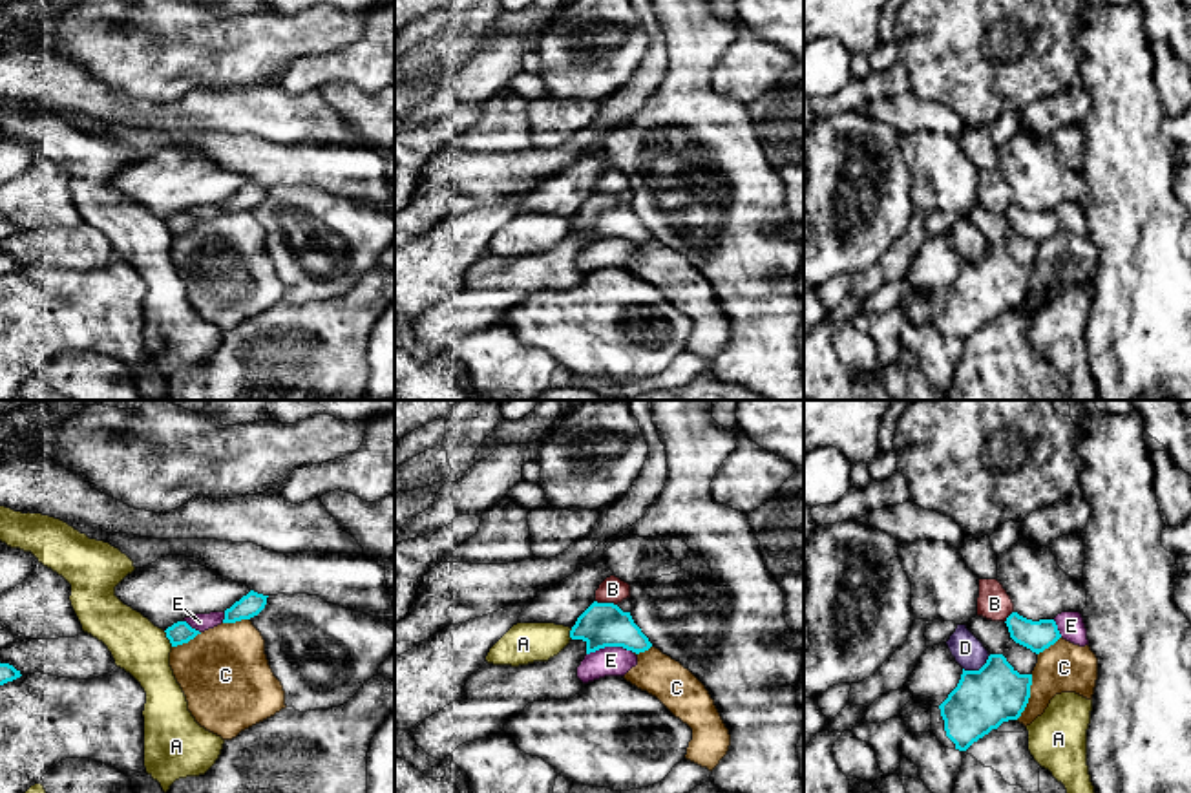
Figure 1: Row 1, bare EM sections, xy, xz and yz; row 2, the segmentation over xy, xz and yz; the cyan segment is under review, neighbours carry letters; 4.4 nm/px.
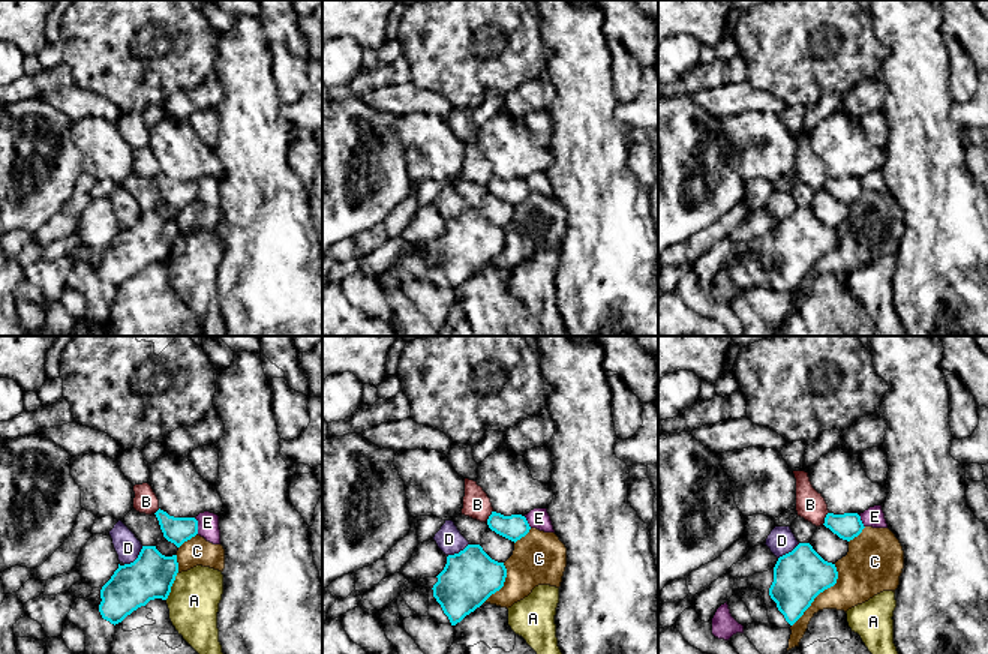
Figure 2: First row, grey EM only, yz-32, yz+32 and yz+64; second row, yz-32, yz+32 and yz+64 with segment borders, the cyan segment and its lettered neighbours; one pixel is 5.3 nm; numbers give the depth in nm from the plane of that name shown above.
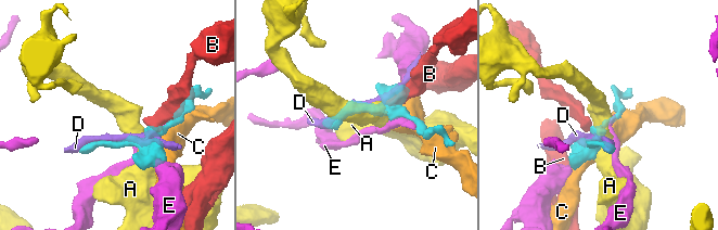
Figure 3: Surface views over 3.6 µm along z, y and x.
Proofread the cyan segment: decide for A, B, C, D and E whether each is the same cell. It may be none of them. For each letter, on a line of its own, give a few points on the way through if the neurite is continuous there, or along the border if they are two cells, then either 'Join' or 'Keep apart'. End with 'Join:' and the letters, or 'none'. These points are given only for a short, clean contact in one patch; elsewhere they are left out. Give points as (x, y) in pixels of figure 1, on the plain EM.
A: Keep apart
B: Boundary: xz (596, 190), (616, 196). Keep apart
C: Keep apart
D: Keep apart
E: Join
Join: E

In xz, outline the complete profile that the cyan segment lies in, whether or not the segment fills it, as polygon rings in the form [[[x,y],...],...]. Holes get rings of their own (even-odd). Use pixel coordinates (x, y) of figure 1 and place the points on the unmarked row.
[[[594,192],[577,208],[570,228],[586,234],[586,247],[577,258],[577,269],[583,274],[605,267],[625,267],[638,256],[638,245],[652,238],[630,203],[623,203],[614,194]]]

